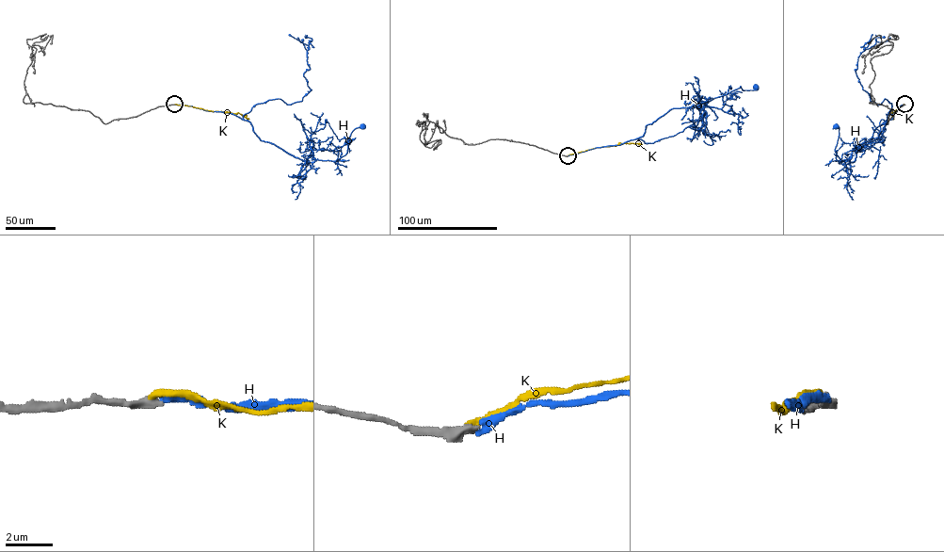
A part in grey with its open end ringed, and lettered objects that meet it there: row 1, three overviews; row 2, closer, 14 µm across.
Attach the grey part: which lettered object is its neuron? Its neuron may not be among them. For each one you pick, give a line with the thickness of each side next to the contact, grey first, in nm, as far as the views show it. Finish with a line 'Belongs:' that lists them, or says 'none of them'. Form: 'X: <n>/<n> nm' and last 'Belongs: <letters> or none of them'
H: 380/400 nm
Belongs: H

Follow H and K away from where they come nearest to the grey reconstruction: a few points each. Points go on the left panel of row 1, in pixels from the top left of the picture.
H: (175, 105), (235, 115), (248, 121), (261, 140), (310, 162), (337, 161), (347, 153), (351, 133), (362, 126)
K: (174, 105), (238, 113), (248, 119)

